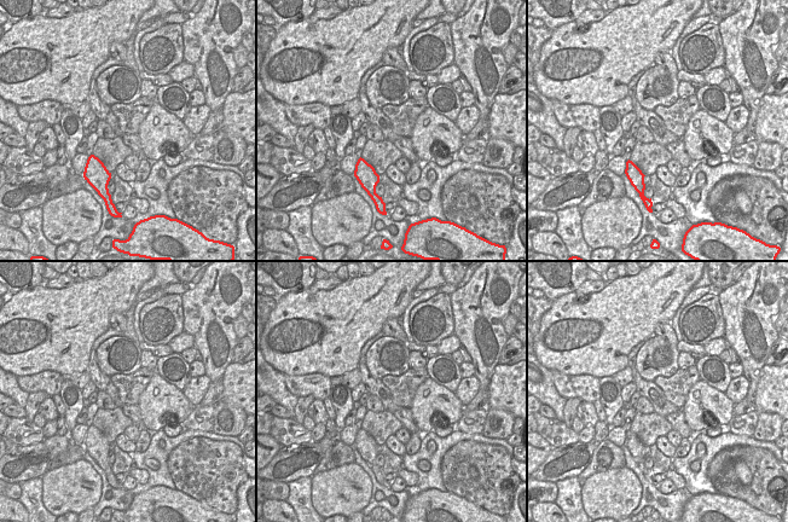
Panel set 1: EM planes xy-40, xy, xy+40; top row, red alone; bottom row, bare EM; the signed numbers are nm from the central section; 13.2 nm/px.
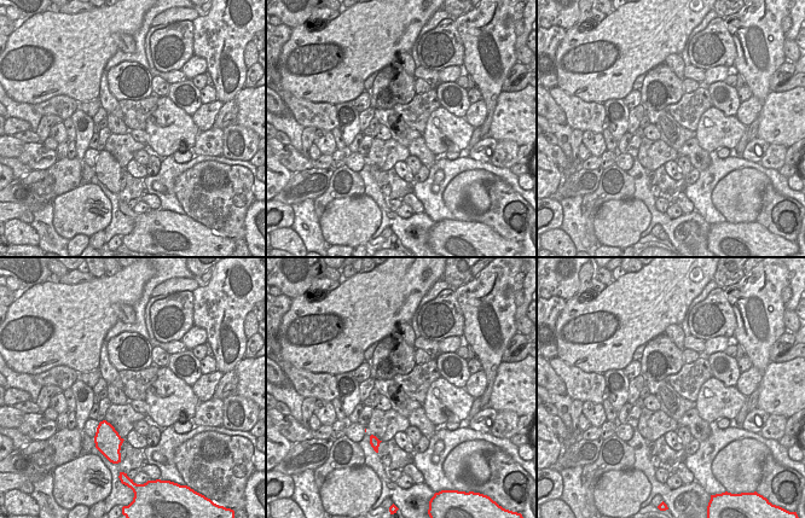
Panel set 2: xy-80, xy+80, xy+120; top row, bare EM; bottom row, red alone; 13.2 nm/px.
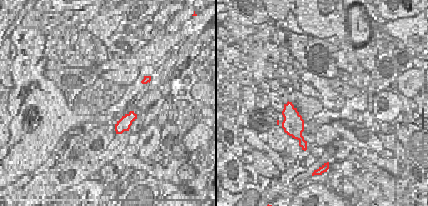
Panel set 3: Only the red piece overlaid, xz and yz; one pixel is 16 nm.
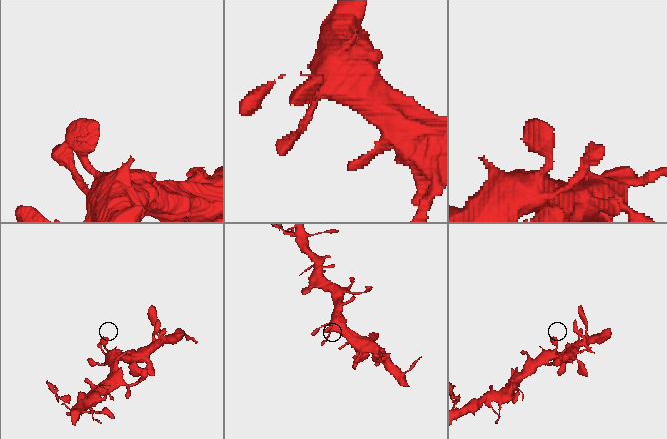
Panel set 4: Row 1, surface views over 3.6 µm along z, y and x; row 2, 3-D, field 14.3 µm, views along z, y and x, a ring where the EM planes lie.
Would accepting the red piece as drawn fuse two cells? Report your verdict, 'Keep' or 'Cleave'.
Keep.

